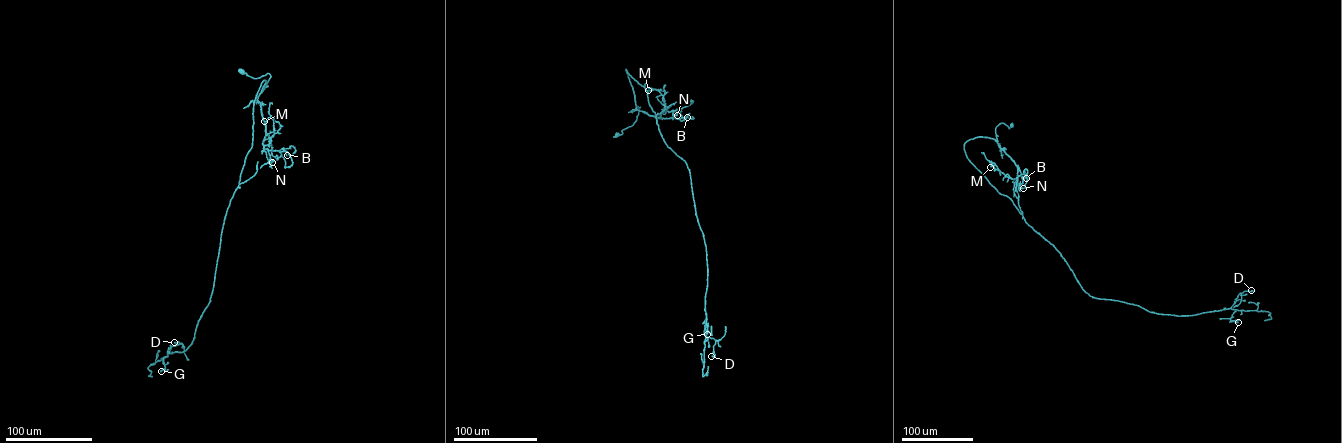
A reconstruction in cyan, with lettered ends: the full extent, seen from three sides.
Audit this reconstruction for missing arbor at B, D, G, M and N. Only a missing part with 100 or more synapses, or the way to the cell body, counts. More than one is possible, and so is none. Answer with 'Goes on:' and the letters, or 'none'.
Goes on: none

